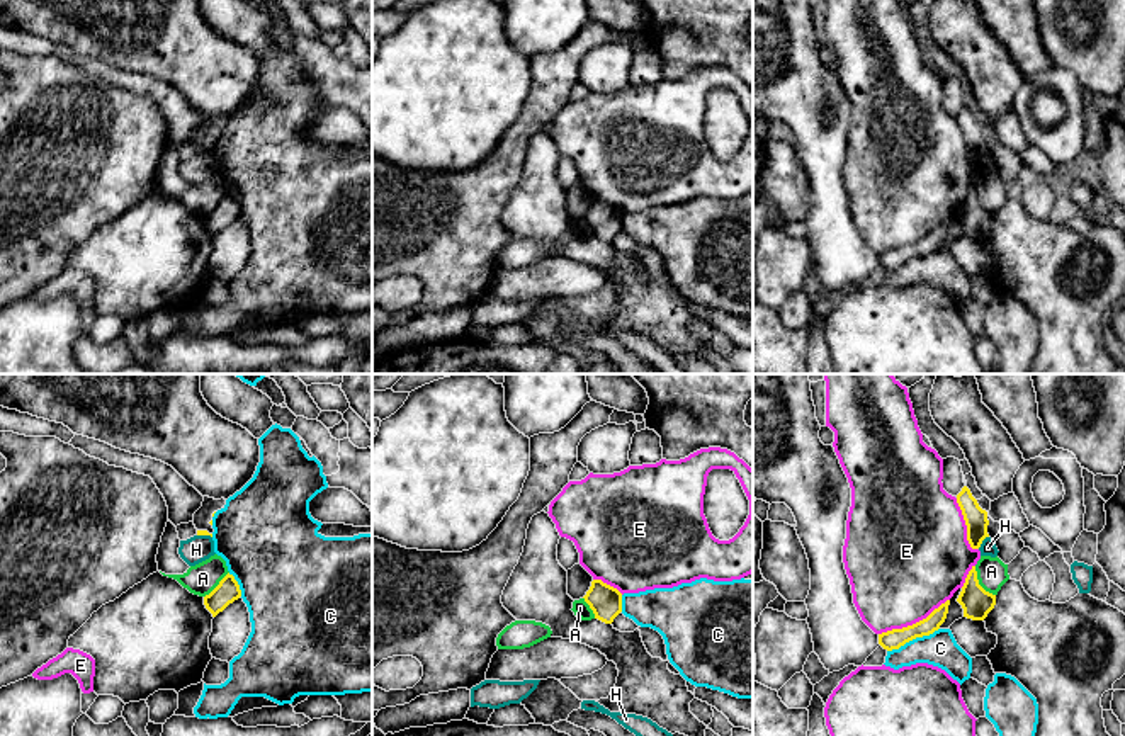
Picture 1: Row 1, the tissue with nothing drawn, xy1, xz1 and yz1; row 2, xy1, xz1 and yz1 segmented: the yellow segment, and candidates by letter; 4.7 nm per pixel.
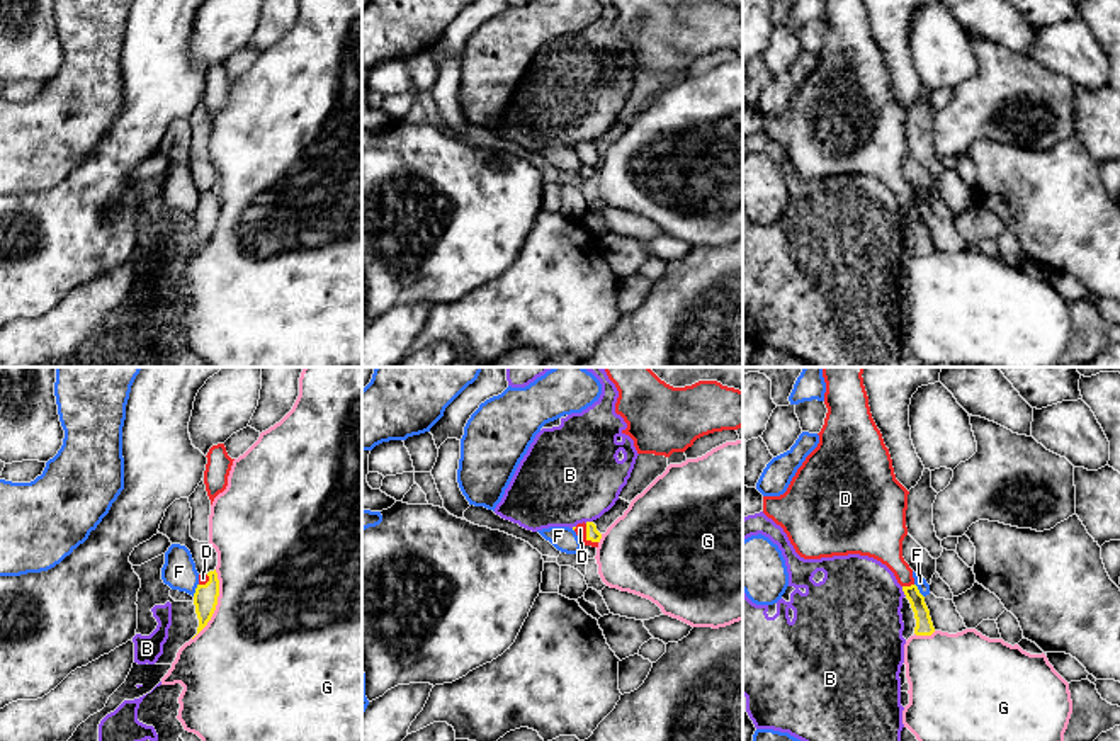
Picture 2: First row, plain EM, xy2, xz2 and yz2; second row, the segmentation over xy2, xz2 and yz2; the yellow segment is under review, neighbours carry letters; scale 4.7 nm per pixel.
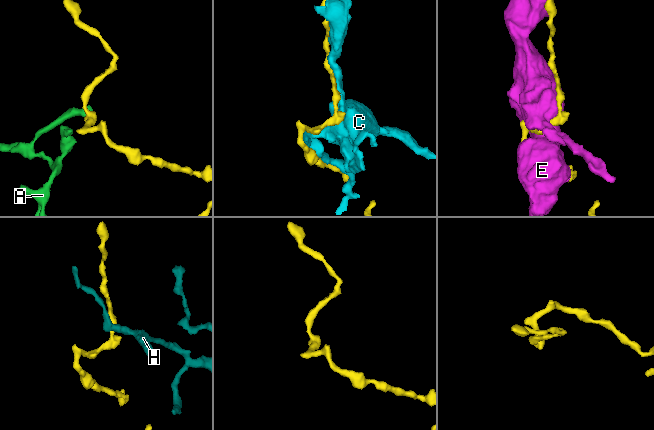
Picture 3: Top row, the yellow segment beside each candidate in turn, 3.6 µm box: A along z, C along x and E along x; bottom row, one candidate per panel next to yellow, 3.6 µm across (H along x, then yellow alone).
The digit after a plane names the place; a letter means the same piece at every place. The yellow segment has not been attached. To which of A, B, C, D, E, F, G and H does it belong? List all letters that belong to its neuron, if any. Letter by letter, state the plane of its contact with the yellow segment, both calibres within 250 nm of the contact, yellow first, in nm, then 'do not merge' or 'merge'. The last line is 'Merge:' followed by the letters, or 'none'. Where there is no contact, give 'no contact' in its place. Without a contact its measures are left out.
A: contact in yz1; calibres 140 and 140 nm; do not merge
B: contact in yz2; calibres 80 and 440 nm; do not merge
C: contact in yz1; calibres 100 and 160 nm; do not merge
D: contact in xz2; calibres 60 and 50 nm; merge
E: contact in yz1; calibres 100 and 480 nm; do not merge
F: contact in yz2; calibres 80 and 60 nm; do not merge
G: contact in xy2; calibres 110 and 500 nm; do not merge
H: contact in yz1; calibres 110 and 80 nm; do not merge
Merge: D

